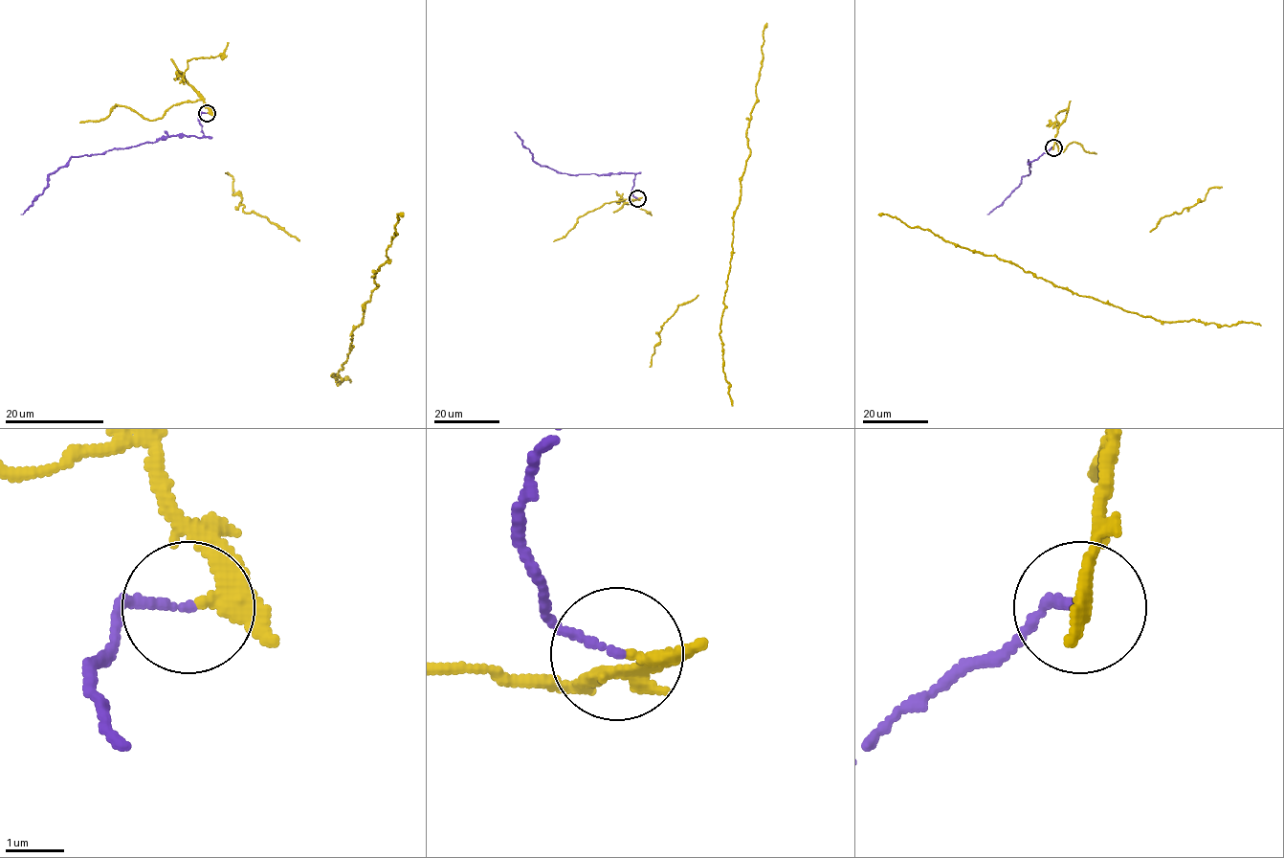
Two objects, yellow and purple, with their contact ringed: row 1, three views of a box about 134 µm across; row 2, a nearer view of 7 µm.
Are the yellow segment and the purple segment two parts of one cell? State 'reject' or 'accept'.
reject

